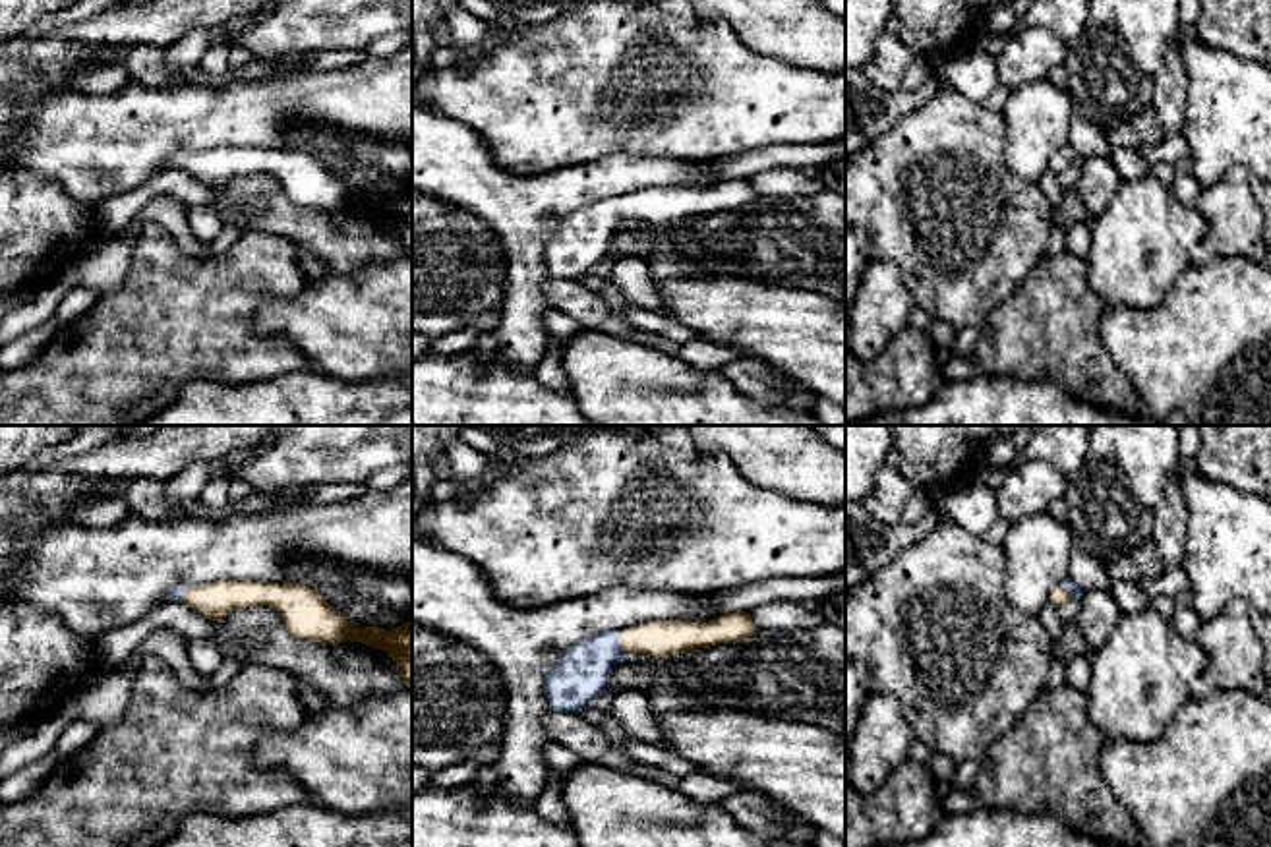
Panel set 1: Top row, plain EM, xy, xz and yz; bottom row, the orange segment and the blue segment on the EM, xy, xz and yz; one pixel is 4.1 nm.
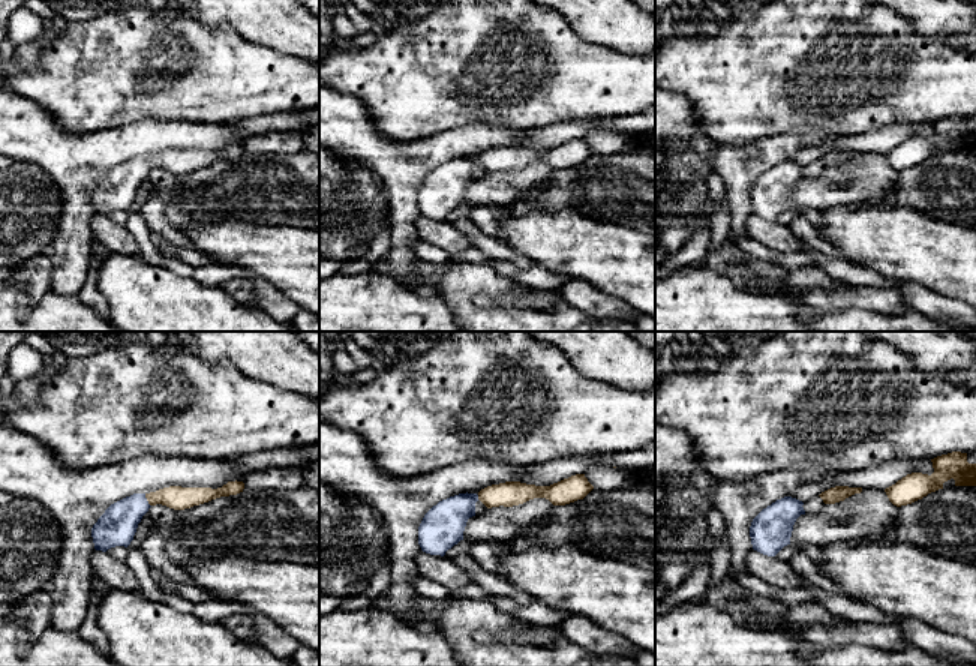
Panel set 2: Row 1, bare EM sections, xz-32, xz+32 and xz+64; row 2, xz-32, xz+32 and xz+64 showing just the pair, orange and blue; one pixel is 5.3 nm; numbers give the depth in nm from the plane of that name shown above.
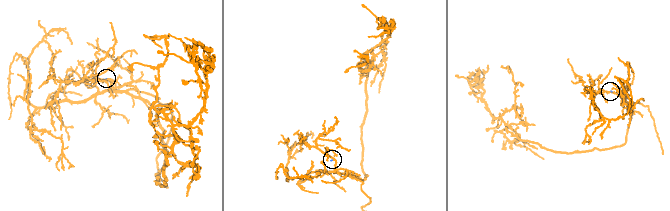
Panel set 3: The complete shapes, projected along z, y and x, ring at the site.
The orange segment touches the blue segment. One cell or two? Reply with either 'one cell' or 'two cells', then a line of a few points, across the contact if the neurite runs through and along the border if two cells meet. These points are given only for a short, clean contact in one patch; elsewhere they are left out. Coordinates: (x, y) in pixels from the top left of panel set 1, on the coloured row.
one cell | xz (658, 639), (620, 642), (604, 650), (579, 675)

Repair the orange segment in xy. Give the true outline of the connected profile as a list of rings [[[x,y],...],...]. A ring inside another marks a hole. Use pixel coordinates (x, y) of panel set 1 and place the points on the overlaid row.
[[[219,580],[188,590],[176,588],[168,594],[170,601],[184,601],[211,621],[221,621],[232,611],[269,605],[279,611],[284,627],[296,638],[321,644],[350,640],[387,652],[397,663],[402,685],[412,686],[412,619],[393,630],[358,628],[335,611],[321,594],[296,582]]]

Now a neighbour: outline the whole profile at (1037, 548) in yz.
[[[1035,512],[1014,522],[1002,541],[1006,555],[1004,592],[1010,603],[1037,615],[1054,586],[1070,578],[1070,557],[1078,541],[1068,522]]]

